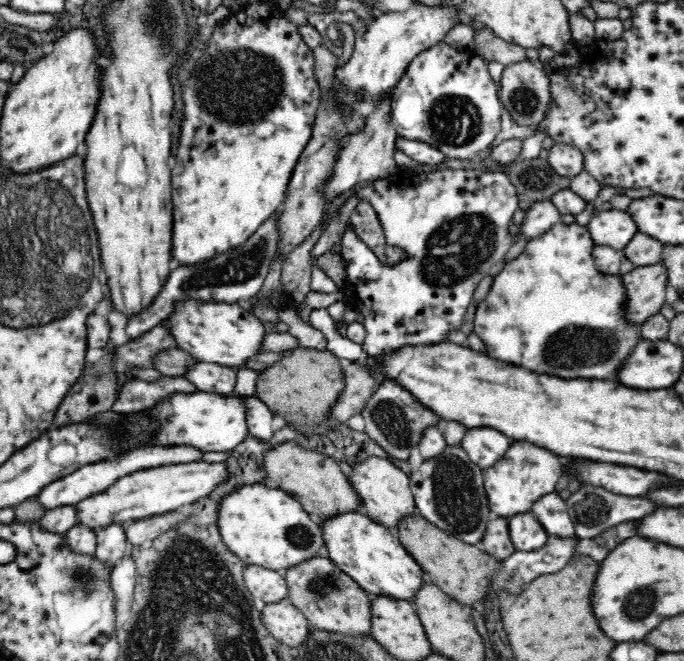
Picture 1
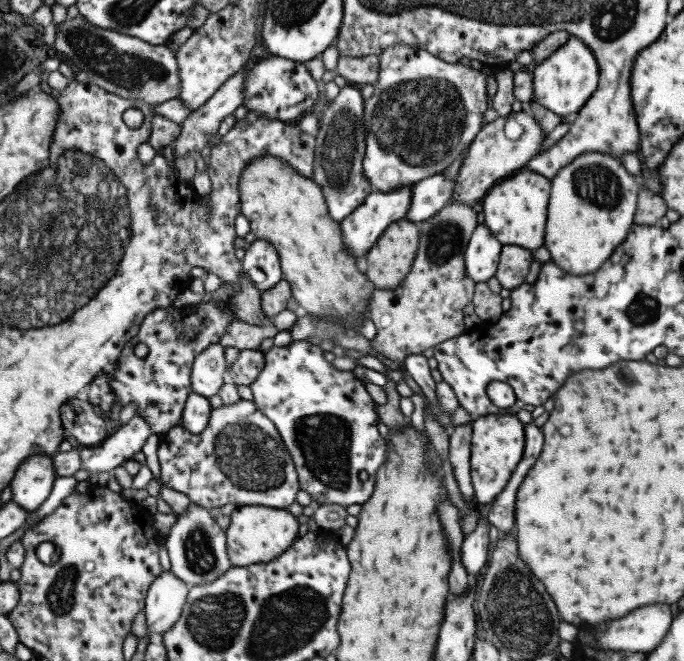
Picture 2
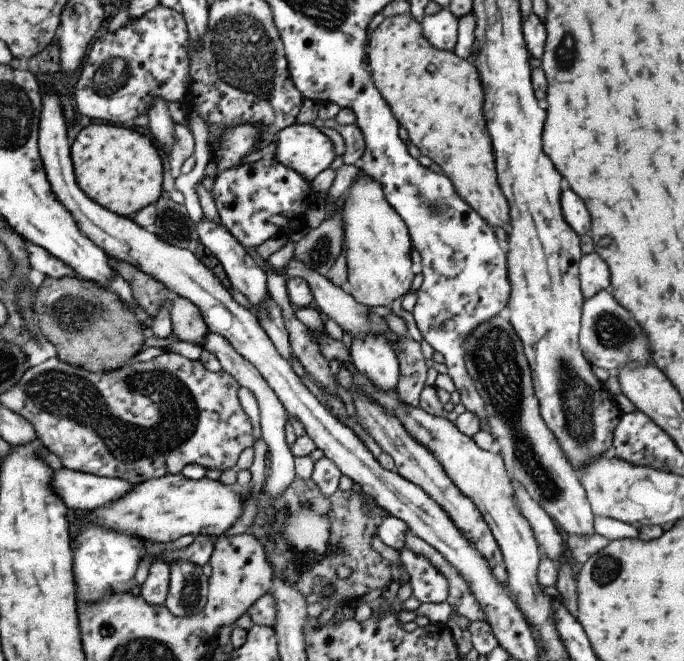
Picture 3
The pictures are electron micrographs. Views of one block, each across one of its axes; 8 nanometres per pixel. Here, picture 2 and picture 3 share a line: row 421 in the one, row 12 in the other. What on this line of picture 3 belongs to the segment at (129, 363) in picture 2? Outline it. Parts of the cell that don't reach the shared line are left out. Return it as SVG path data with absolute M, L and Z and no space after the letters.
M158 5L156 8L150 10L142 16L142 18L136 18L136 20L129 20L125 25L123 25L117 32L106 32L102 34L94 44L90 44L90 52L86 56L81 70L79 71L79 76L77 77L77 83L75 86L76 94L74 95L74 100L76 100L76 110L80 112L80 115L85 118L86 121L92 120L102 120L104 123L124 126L124 124L132 124L134 118L142 116L148 112L150 104L154 98L162 98L166 100L166 103L179 102L185 103L186 94L188 93L188 86L190 86L190 63L188 62L188 48L189 48L189 34L187 33L187 24L182 16L179 9L166 8L165 6Z

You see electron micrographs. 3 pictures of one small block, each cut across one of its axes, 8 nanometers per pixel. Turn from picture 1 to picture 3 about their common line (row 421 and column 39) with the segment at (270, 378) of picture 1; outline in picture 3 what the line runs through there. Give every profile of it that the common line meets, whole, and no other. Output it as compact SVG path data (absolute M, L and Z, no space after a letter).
M68 276L60 280L46 277L35 290L34 297L35 325L56 346L57 357L65 363L85 368L93 373L112 372L134 362L134 356L145 347L147 337L136 314L109 288L78 277Z

